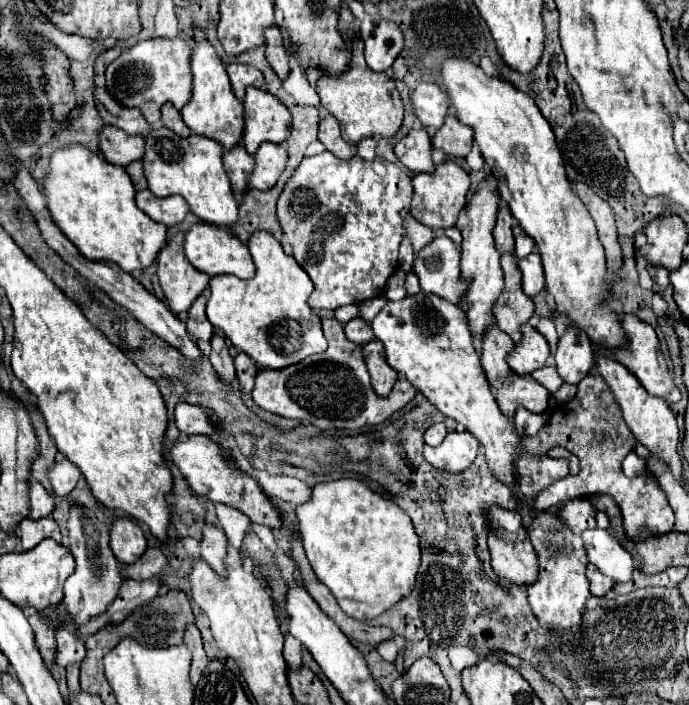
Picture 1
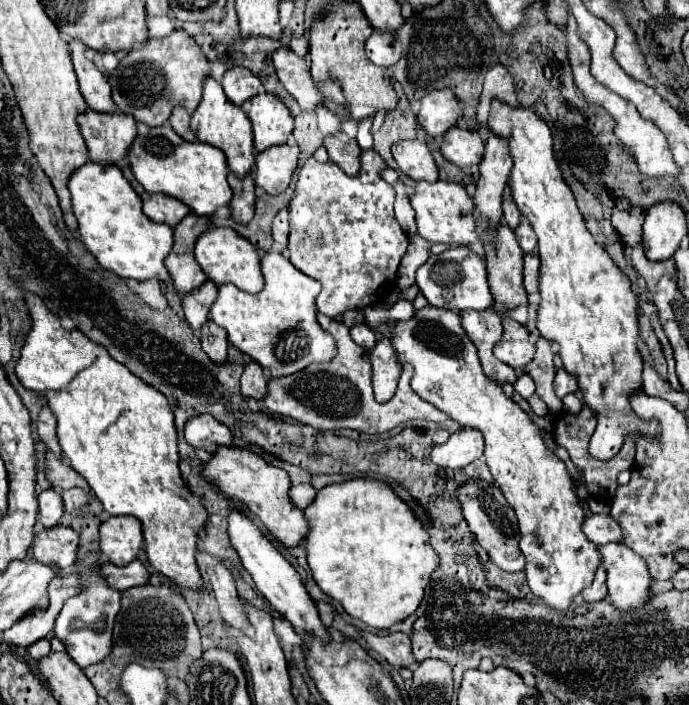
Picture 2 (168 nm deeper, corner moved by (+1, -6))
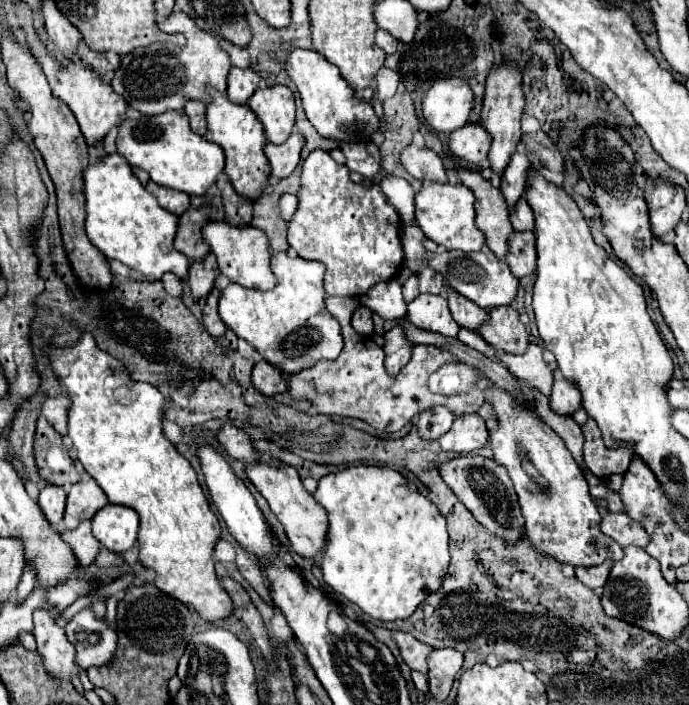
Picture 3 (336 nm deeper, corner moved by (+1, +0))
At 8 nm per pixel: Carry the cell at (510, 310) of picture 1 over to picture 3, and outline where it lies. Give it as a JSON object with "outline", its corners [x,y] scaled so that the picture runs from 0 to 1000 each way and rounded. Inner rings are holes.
{"outline":[[[660,234],[666,260],[681,265],[689,274],[689,299],[692,299],[692,322],[707,336],[707,350],[730,367],[736,359],[736,342],[745,330],[739,316],[739,294],[721,265],[716,265],[695,245],[681,243],[669,234]]]}

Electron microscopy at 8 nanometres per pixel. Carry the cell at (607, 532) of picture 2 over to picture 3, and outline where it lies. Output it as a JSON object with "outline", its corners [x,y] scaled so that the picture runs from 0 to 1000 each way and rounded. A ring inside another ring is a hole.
{"outline":[[[904,728],[878,730],[872,739],[872,753],[887,765],[893,765],[901,776],[910,776],[910,773],[939,776],[942,770],[942,759],[936,756],[936,750],[913,730],[904,730]]]}

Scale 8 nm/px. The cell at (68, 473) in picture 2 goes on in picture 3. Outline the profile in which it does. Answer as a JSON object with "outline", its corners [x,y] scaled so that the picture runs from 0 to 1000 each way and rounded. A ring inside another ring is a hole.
{"outline":[[[57,591],[54,597],[48,643],[51,643],[51,660],[57,665],[57,674],[68,685],[100,691],[118,682],[118,674],[109,665],[109,657],[100,648],[97,634],[91,631],[91,617],[86,617],[65,591]]]}

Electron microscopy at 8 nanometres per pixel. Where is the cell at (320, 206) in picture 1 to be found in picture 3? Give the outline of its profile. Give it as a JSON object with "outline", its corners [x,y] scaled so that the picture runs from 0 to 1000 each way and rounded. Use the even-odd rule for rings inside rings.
{"outline":[[[457,211],[440,231],[437,245],[437,268],[434,268],[434,296],[419,313],[419,348],[431,356],[434,365],[463,370],[475,379],[472,413],[475,418],[489,421],[524,421],[530,418],[544,401],[570,396],[579,382],[585,379],[585,356],[579,339],[582,316],[576,313],[576,299],[559,288],[553,268],[547,260],[541,265],[527,265],[524,260],[512,260],[507,254],[507,240],[483,228],[475,214]]]}

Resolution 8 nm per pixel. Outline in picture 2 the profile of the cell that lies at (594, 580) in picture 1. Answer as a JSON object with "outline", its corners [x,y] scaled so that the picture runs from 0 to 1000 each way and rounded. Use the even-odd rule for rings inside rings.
{"outline":[[[869,804],[864,810],[864,821],[861,821],[861,830],[855,835],[849,835],[849,841],[843,841],[843,847],[855,855],[861,852],[872,852],[881,847],[881,830],[878,830],[878,807]]]}

